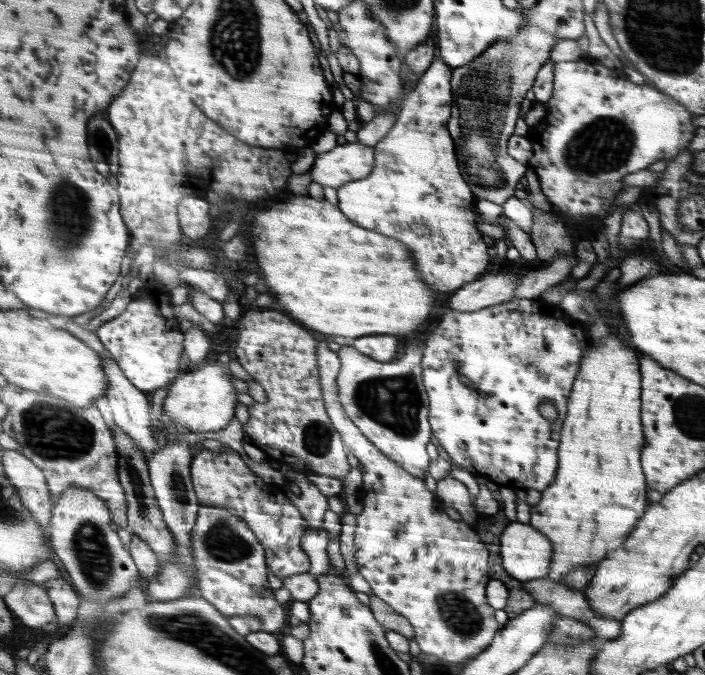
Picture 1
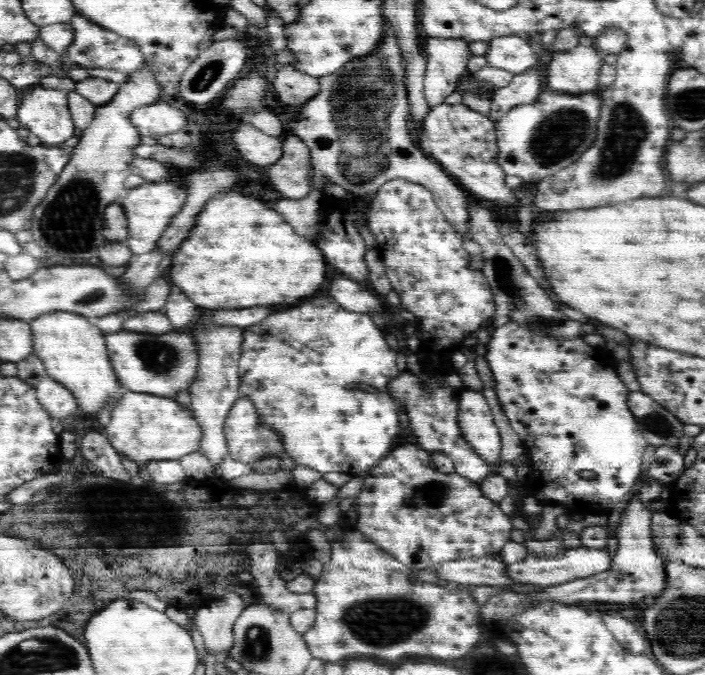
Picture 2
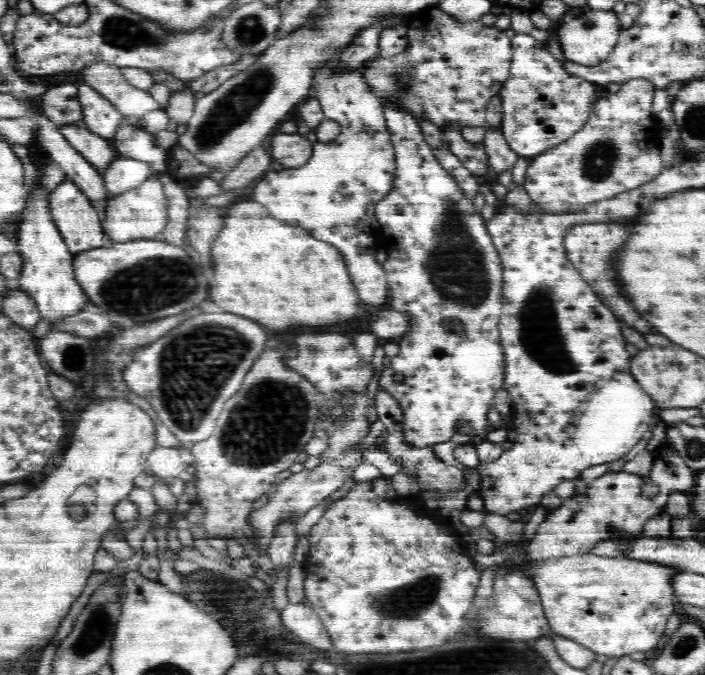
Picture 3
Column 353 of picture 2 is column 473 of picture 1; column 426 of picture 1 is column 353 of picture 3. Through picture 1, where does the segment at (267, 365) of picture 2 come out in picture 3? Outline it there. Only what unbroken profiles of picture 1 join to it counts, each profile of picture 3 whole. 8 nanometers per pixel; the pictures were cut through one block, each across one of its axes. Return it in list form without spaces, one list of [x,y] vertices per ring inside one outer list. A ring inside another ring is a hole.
[[[328,332],[328,334],[322,334],[322,336],[314,336],[314,334],[306,334],[306,336],[298,336],[296,338],[296,344],[294,348],[298,348],[298,356],[290,360],[290,366],[296,368],[298,372],[306,374],[306,378],[310,378],[320,394],[330,394],[334,392],[334,388],[338,386],[354,386],[354,384],[360,384],[360,386],[368,386],[368,382],[372,380],[372,366],[368,368],[362,368],[362,364],[358,362],[358,358],[354,356],[354,342],[350,342],[346,336],[342,334],[336,334],[336,332]],[[310,348],[318,350],[318,354],[310,354]],[[346,348],[346,350],[342,350]]]

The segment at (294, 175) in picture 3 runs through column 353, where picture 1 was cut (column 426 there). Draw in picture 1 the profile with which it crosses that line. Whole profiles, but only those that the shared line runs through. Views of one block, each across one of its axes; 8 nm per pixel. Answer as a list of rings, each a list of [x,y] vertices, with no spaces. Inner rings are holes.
[[[443,54],[431,64],[427,74],[419,80],[417,88],[407,94],[403,108],[399,112],[399,120],[393,130],[377,144],[377,166],[371,176],[363,180],[353,180],[351,184],[337,190],[339,208],[347,212],[347,218],[363,224],[363,228],[371,228],[383,232],[385,236],[393,236],[411,244],[415,248],[415,256],[419,256],[419,268],[423,268],[423,276],[431,280],[431,286],[437,292],[457,292],[465,284],[481,278],[489,268],[489,244],[479,232],[477,224],[481,224],[477,212],[477,196],[471,184],[465,180],[459,154],[455,148],[455,140],[449,134],[449,122],[455,106],[455,70],[445,64]]]

